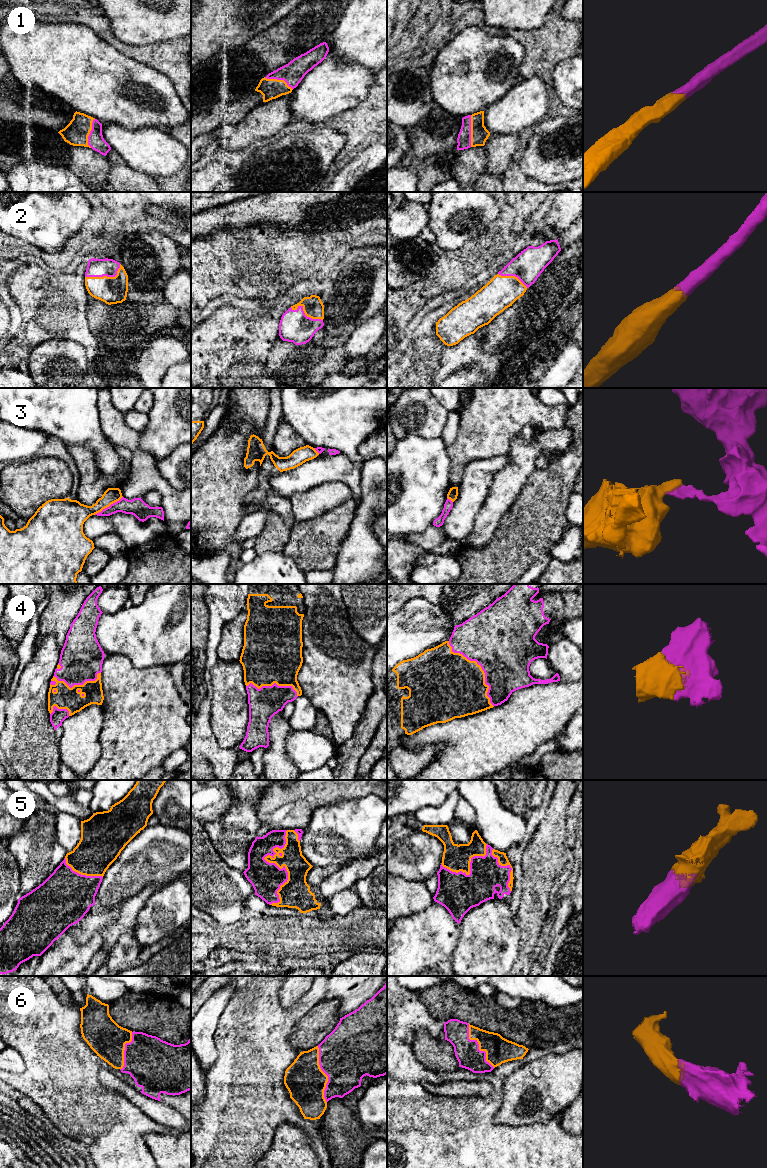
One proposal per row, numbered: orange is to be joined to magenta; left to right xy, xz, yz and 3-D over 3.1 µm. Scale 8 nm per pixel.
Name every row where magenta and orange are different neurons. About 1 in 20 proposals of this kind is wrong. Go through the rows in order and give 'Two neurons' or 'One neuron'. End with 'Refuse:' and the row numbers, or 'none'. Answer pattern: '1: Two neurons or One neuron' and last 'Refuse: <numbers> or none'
1: One neuron
2: One neuron
3: Two neurons
4: One neuron
5: One neuron
6: One neuron
Refuse: 3

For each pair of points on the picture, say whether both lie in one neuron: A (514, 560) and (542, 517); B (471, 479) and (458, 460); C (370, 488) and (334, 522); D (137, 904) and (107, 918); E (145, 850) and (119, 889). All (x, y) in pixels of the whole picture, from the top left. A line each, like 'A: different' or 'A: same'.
A: same
B: different
C: different
D: same
E: same

